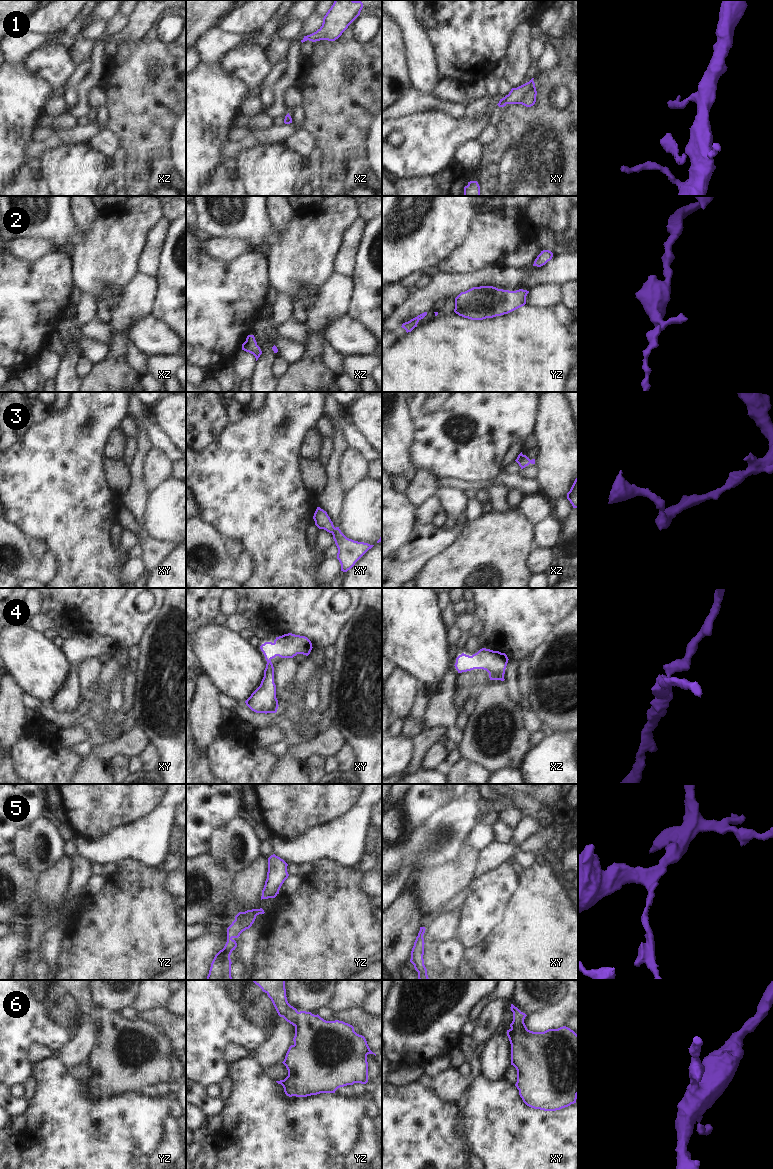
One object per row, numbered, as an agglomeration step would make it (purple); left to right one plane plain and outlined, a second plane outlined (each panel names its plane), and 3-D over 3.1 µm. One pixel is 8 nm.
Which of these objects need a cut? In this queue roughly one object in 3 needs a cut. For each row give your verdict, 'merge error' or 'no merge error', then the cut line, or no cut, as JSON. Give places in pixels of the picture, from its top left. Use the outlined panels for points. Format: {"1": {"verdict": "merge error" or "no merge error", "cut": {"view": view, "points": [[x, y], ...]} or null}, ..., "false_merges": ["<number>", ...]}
{"1": {"verdict": "no merge error", "cut": null}, "2": {"verdict": "no merge error", "cut": null}, "3": {"verdict": "no merge error", "cut": null}, "4": {"verdict": "no merge error", "cut": null}, "5": {"verdict": "no merge error", "cut": null}, "6": {"verdict": "no merge error", "cut": null}, "false_merges": []}

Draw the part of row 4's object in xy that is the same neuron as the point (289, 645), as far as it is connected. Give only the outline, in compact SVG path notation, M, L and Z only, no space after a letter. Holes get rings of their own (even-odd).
M292 633L276 637L273 643L262 644L260 649L267 661L264 677L260 686L245 701L246 705L256 713L276 713L279 705L271 660L276 656L281 658L293 658L297 654L308 656L312 648L312 643L307 637Z

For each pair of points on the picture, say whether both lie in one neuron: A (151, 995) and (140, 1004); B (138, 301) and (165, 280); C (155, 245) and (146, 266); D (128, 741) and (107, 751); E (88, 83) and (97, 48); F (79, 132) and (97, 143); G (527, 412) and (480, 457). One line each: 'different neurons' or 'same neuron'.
A: same neuron
B: different neurons
C: same neuron
D: same neuron
E: same neuron
F: different neurons
G: same neuron

